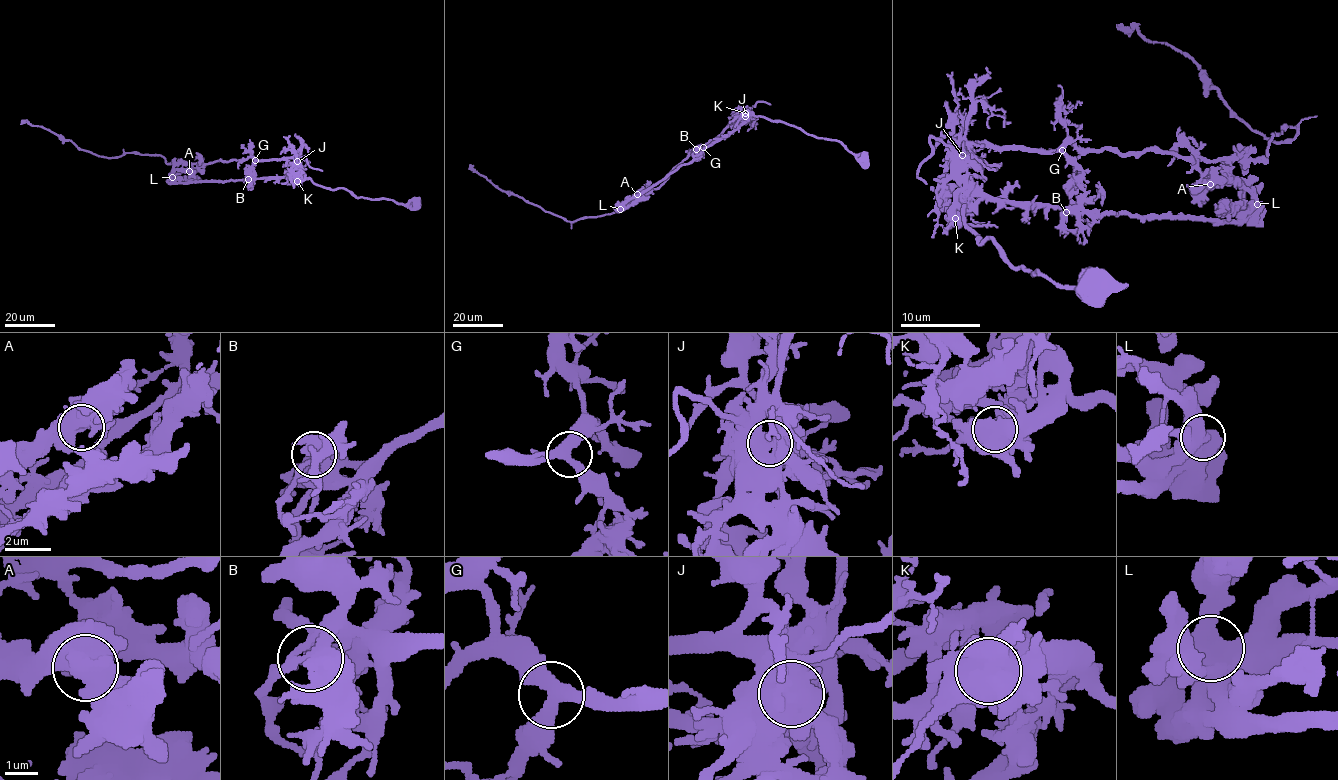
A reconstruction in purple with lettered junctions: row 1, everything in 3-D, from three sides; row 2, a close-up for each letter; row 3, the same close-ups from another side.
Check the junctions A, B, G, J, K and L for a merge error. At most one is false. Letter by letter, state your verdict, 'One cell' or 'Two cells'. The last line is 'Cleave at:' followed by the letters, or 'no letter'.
A: One cell
B: One cell
G: One cell
J: Two cells
K: One cell
L: One cell
Cleave at: J

